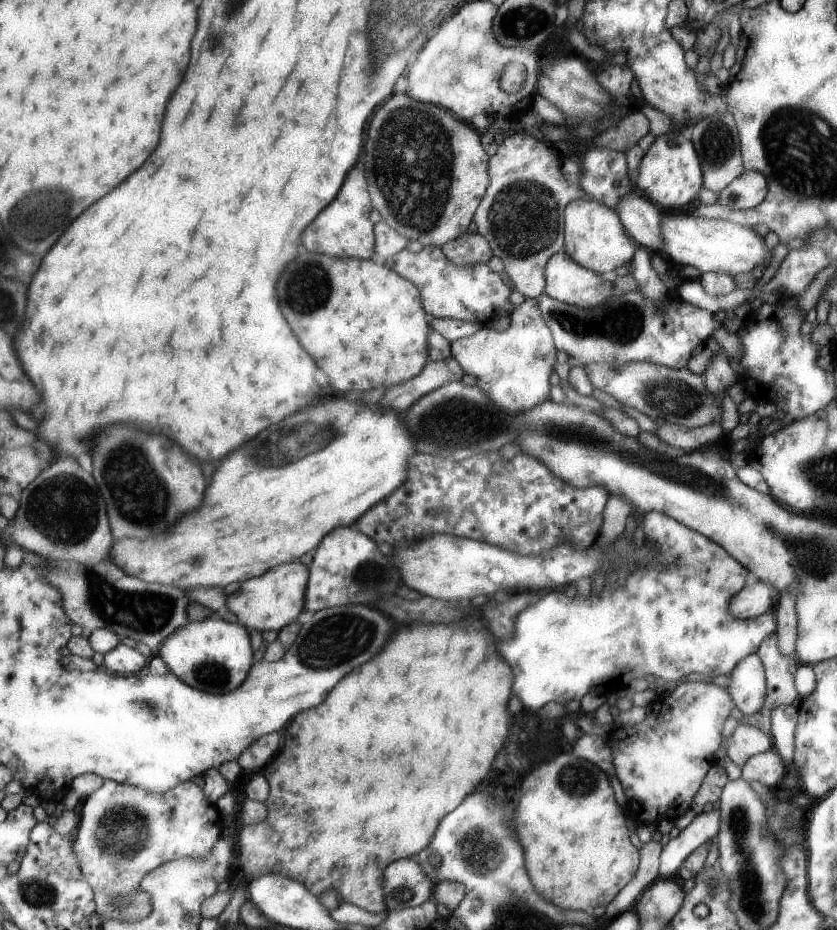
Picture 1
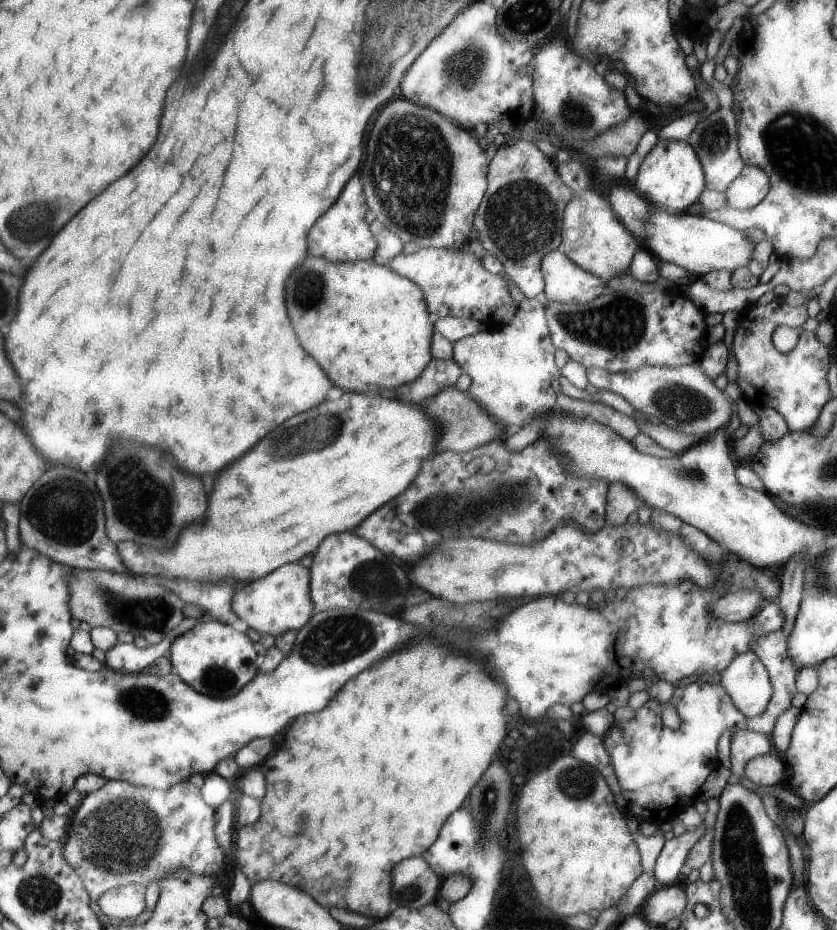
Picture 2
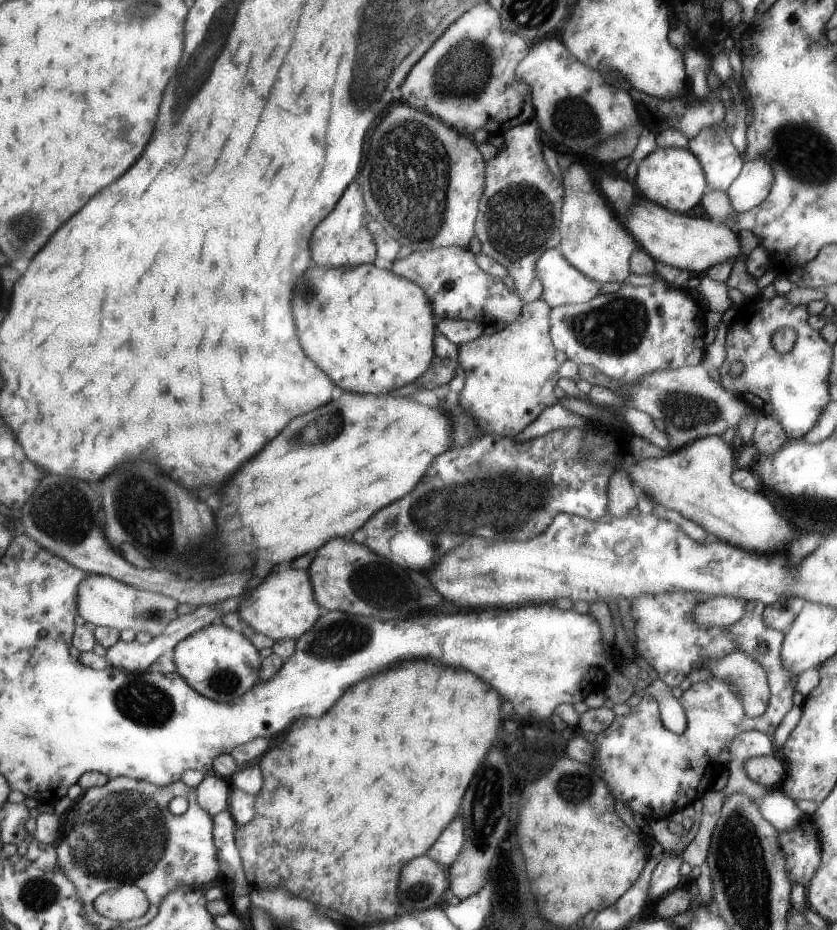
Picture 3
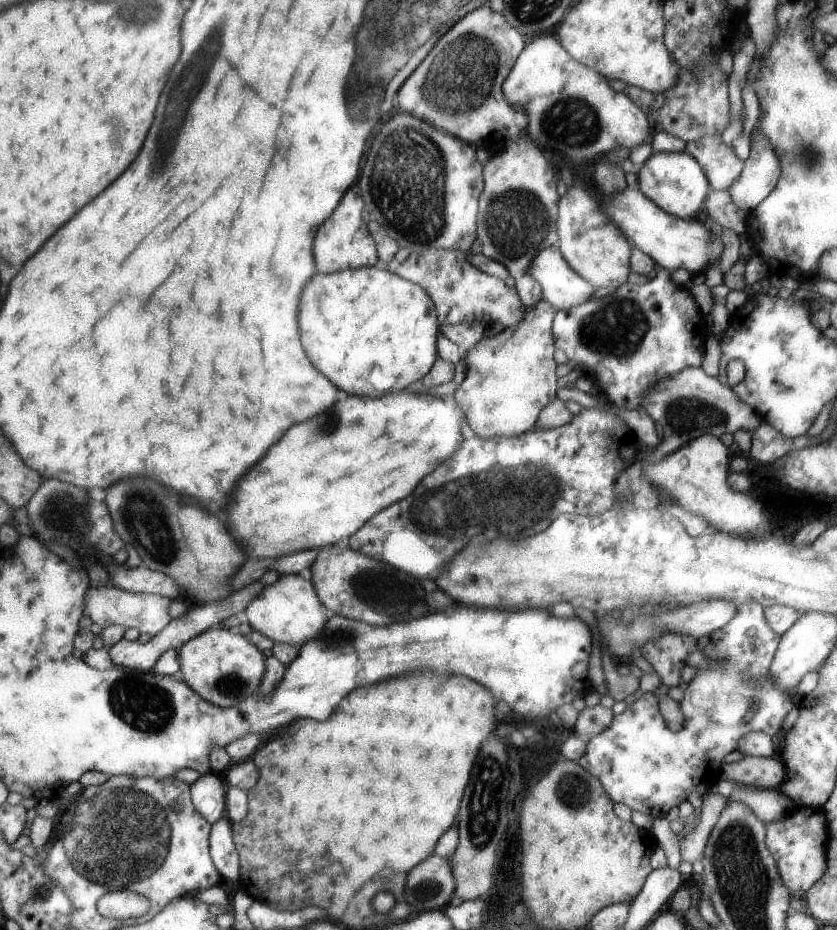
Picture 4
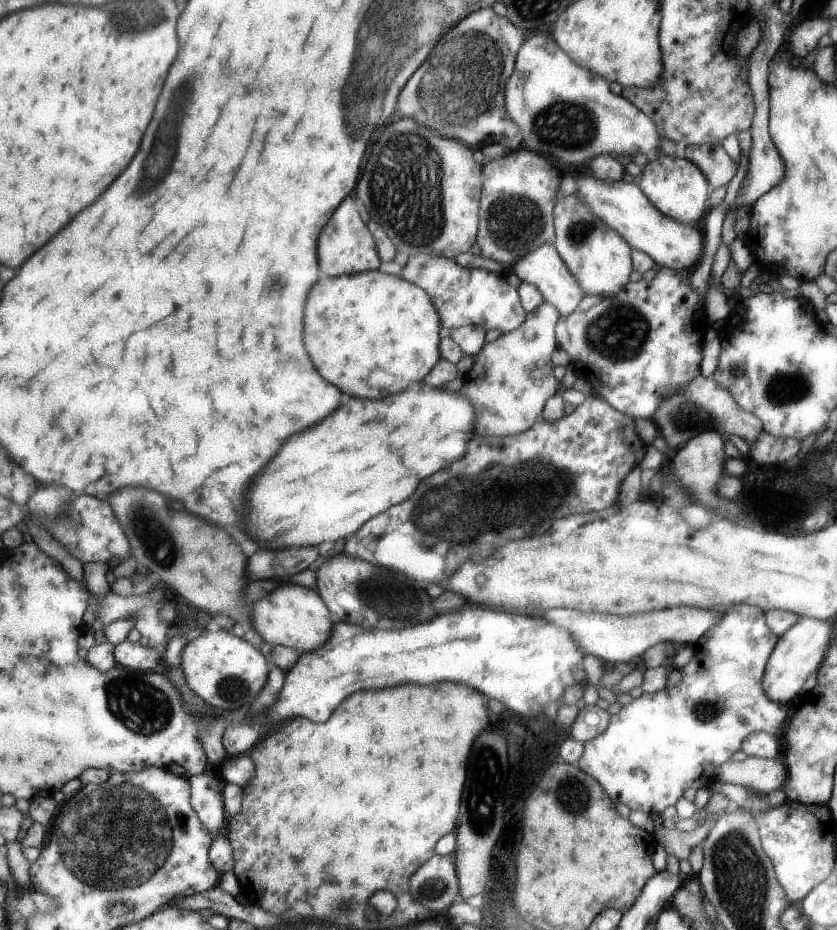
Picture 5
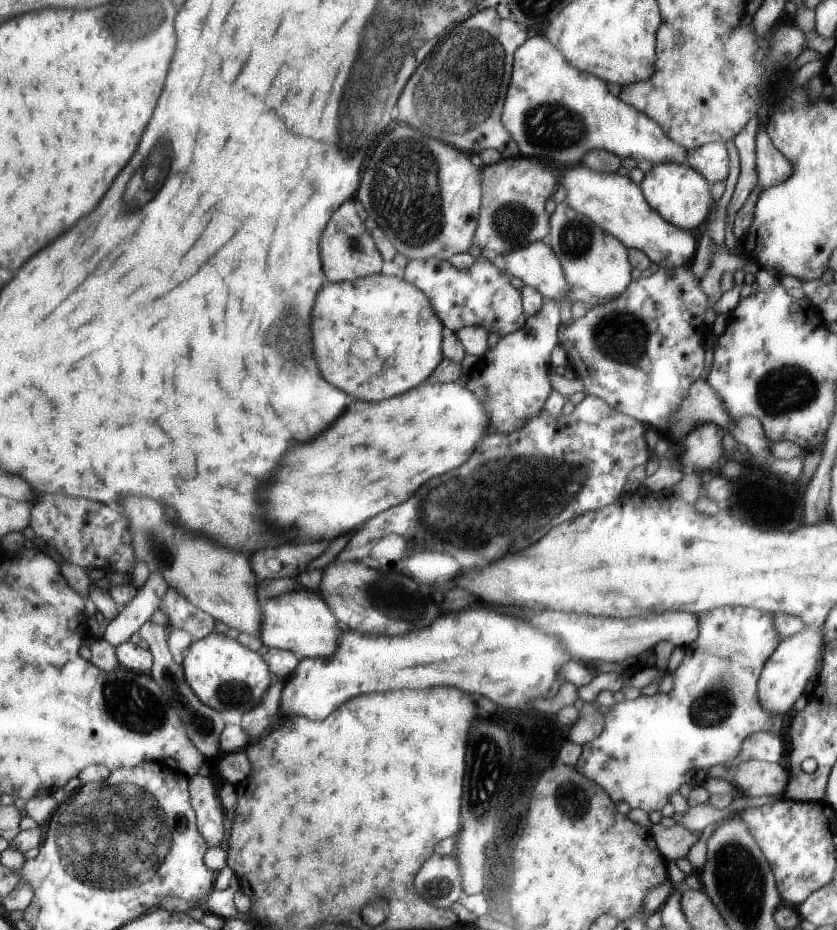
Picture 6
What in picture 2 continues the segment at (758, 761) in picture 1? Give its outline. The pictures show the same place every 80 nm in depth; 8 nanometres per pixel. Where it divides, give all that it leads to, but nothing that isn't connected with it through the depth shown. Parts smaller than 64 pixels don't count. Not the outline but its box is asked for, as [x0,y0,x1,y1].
[742,754,783,785]

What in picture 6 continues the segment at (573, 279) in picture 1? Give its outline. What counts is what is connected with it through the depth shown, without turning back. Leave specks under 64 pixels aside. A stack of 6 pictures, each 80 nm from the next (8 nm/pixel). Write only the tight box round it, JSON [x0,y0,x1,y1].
[497,242,573,325]

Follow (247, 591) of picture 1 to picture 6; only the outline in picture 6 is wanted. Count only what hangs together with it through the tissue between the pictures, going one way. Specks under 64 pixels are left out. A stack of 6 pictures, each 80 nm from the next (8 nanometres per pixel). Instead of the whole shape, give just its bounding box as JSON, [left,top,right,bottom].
[260,588,344,658]

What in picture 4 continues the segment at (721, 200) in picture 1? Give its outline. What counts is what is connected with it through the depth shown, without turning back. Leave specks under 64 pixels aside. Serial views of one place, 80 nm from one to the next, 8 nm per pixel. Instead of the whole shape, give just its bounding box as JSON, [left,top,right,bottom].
[727,127,780,212]

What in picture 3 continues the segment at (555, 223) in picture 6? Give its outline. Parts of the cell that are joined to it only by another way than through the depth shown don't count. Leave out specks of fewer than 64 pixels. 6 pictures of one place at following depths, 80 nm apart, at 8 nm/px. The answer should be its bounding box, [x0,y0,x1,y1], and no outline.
[556,163,635,285]

